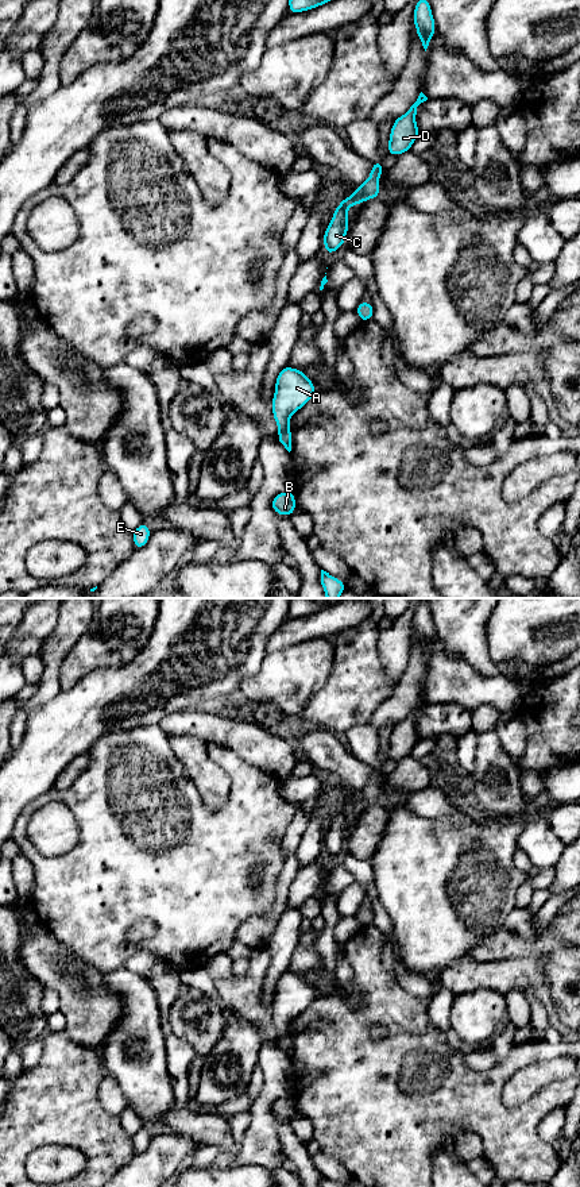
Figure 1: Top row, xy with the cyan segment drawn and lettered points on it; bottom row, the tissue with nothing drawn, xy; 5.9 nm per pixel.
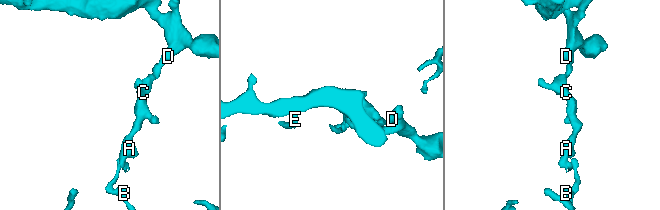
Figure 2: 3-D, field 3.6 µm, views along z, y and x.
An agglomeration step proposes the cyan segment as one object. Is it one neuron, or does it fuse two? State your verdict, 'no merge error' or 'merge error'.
merge error

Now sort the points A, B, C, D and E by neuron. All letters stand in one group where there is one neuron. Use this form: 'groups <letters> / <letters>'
groups A C D / B E

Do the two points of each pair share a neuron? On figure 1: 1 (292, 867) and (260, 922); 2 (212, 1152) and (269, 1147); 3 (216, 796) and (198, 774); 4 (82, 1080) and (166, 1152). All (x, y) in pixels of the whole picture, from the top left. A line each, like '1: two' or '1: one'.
1: one
2: two
3: one
4: two

